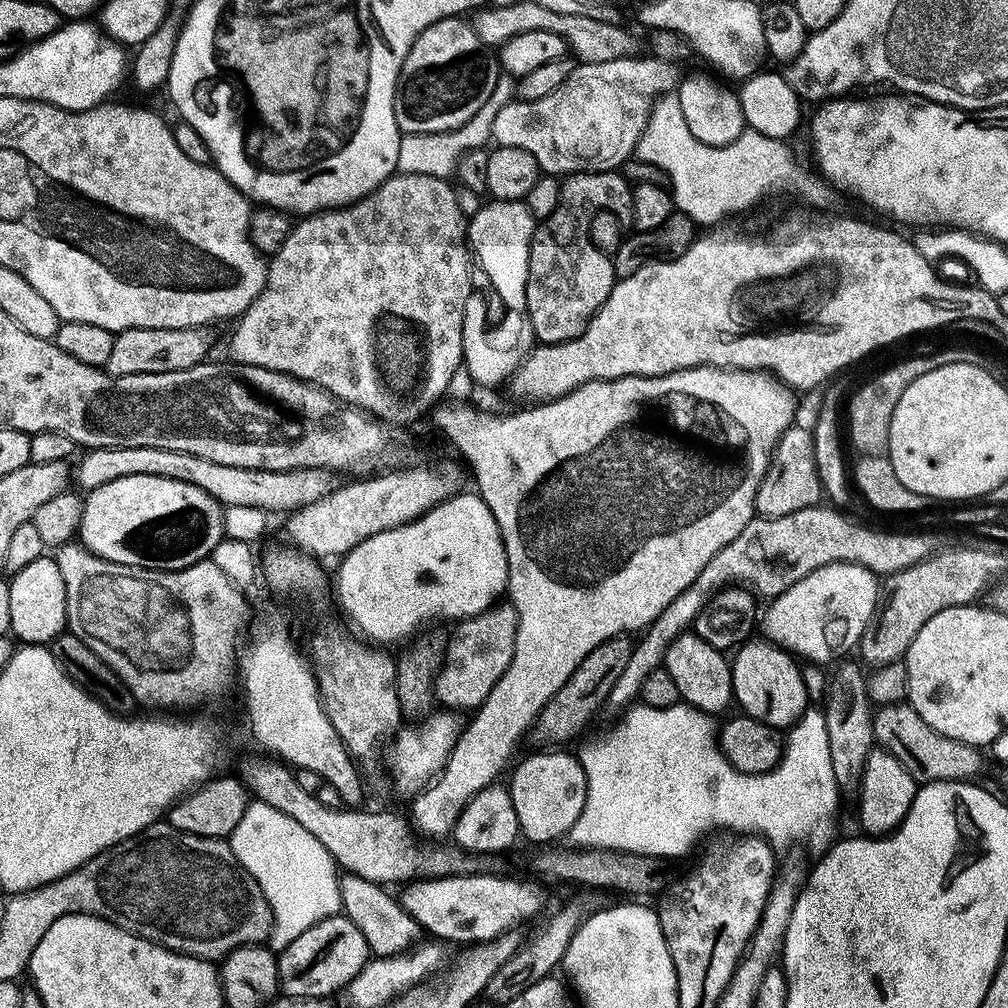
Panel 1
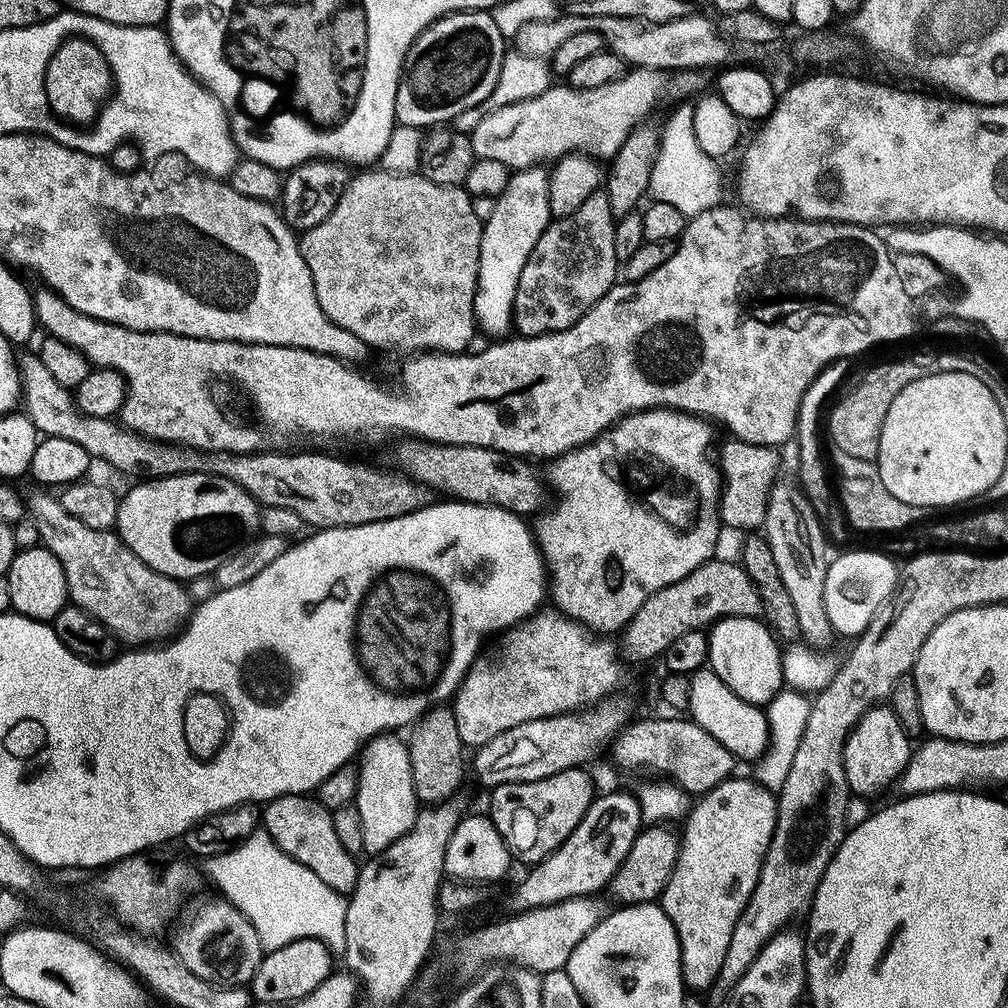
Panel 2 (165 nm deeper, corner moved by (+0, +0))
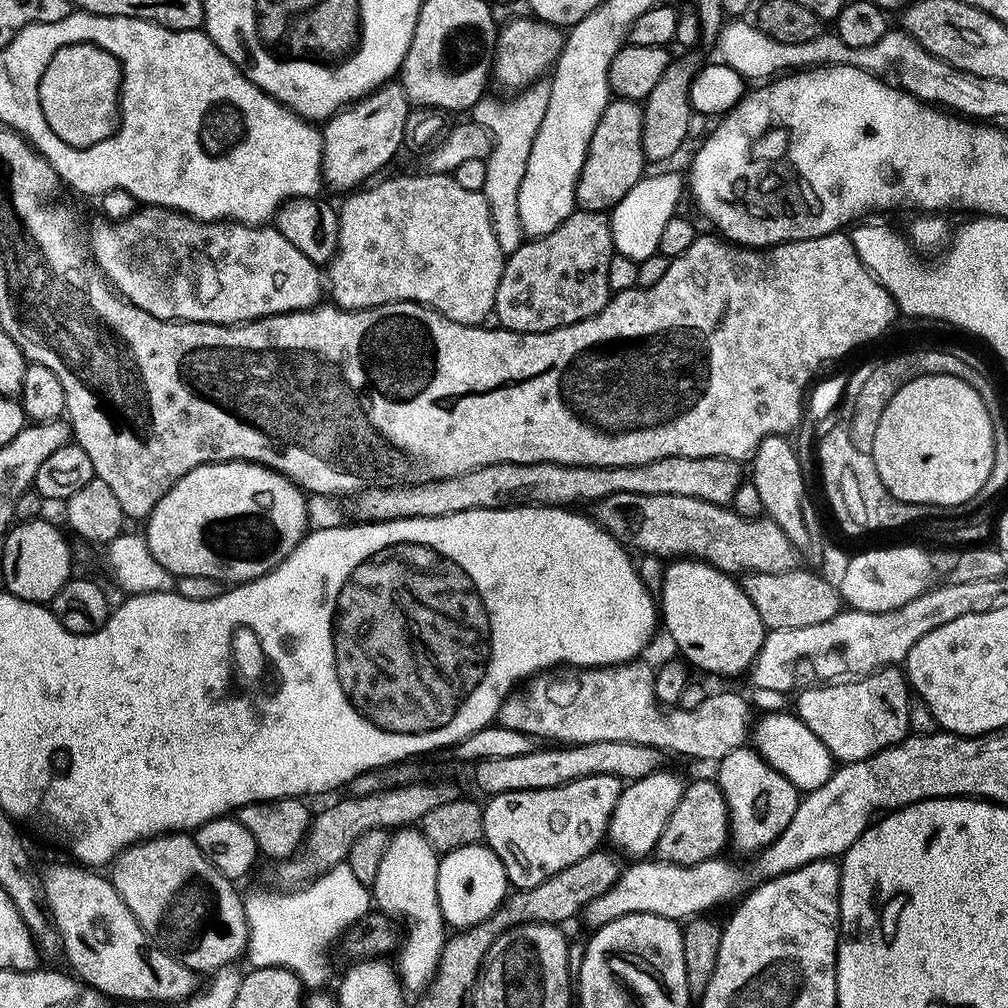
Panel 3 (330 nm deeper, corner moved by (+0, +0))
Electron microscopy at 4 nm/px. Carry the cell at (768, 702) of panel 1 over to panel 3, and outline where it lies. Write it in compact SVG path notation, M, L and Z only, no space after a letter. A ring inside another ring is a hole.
M676 558L664 572L664 589L658 592L658 608L662 613L662 628L668 631L670 639L676 643L681 657L689 665L701 668L704 672L714 672L718 676L736 676L751 669L760 647L764 645L766 629L754 602L745 594L743 587L736 584L729 573L718 570L712 564L706 564L695 558Z

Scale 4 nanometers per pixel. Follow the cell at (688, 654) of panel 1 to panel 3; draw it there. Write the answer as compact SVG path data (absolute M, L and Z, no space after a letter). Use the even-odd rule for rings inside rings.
M768 712L760 721L759 719L755 721L754 747L767 764L778 770L778 774L785 776L801 794L807 794L831 778L834 771L834 757L818 738L818 734L810 730L810 726L802 723L799 716L788 712Z

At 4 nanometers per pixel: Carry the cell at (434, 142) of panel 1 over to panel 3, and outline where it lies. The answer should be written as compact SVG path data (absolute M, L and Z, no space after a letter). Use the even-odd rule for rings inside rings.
M531 83L513 96L516 97L506 101L505 104L500 100L481 98L470 110L471 119L488 129L493 139L492 150L488 153L488 159L484 161L486 182L483 194L490 206L490 218L494 226L494 234L498 238L498 246L505 254L512 253L522 243L517 206L518 190L526 174L530 146L534 146L534 138L538 134L538 126L542 126L542 118L546 118L546 106L550 106L550 83Z

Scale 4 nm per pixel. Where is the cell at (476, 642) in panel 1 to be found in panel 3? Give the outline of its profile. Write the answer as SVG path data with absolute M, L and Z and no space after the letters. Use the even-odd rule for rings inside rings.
M637 658L606 668L586 668L579 674L572 670L545 670L508 693L500 705L499 727L560 746L630 742L711 762L720 761L730 750L741 747L747 736L749 739L753 716L738 693L713 691L694 710L682 710L679 706L665 710L654 694L653 665L642 661Z

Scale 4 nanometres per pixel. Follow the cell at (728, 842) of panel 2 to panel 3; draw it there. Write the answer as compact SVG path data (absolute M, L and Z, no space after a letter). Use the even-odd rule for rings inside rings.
M741 746L730 750L715 765L714 779L728 807L728 831L731 847L740 852L759 853L774 843L790 826L790 818L800 805L802 794L774 766L765 762L752 746Z

